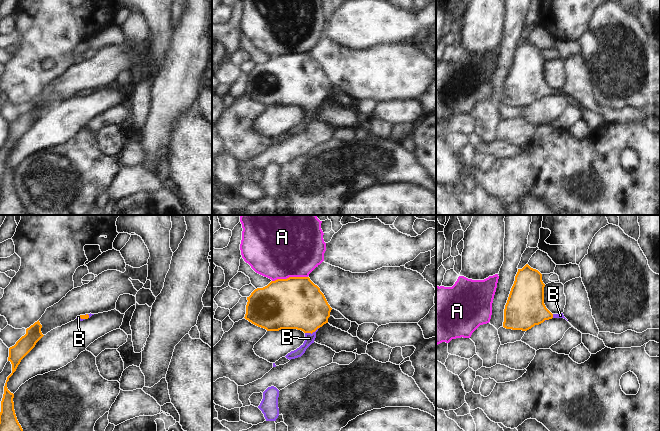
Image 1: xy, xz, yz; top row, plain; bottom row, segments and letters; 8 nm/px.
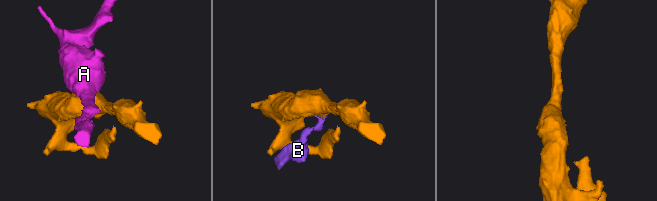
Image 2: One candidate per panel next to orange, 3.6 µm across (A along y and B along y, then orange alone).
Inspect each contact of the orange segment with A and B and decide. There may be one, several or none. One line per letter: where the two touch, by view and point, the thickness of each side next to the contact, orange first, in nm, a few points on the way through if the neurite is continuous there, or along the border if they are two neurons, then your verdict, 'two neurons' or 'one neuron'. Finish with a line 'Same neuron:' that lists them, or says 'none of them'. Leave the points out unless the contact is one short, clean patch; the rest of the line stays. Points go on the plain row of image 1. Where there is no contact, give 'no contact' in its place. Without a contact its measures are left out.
A: meets orange in xz at (289, 53); 420 nm thick on the orange side, 440 nm on the other; two neurons
B: meets orange in xz at (311, 109); 400 nm thick on the orange side, 80 nm on the other; runs through xz (300, 80), (308, 89), (311, 109), (309, 114); one neuron
Same neuron: B

